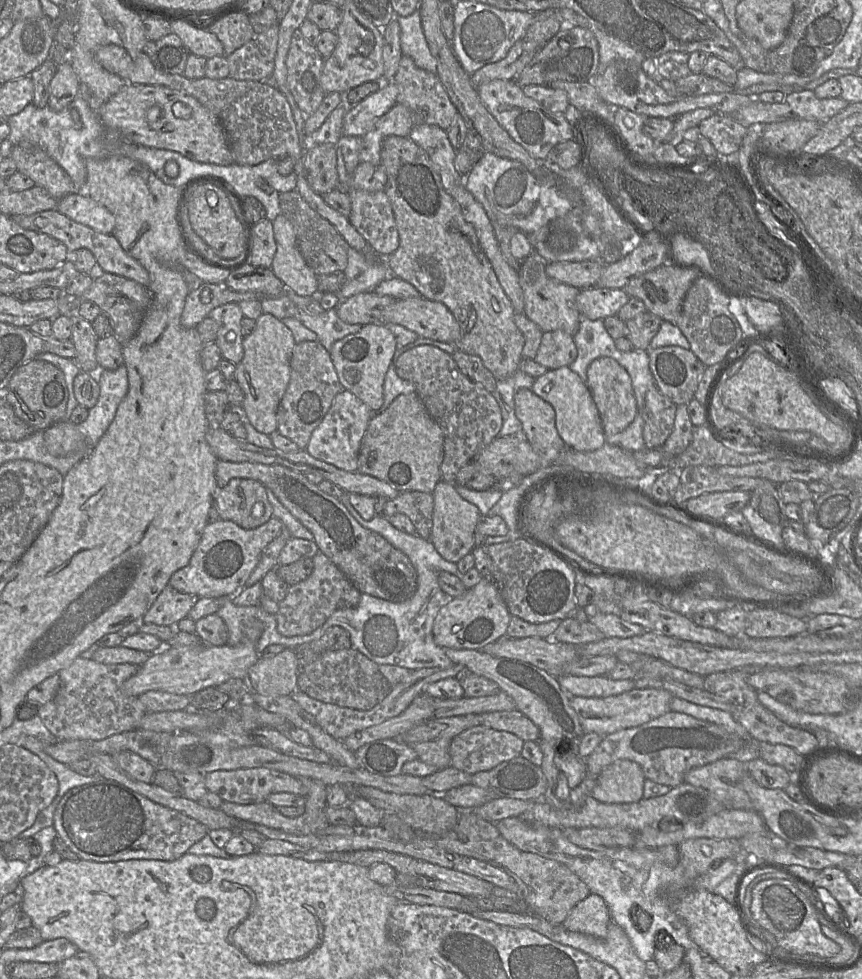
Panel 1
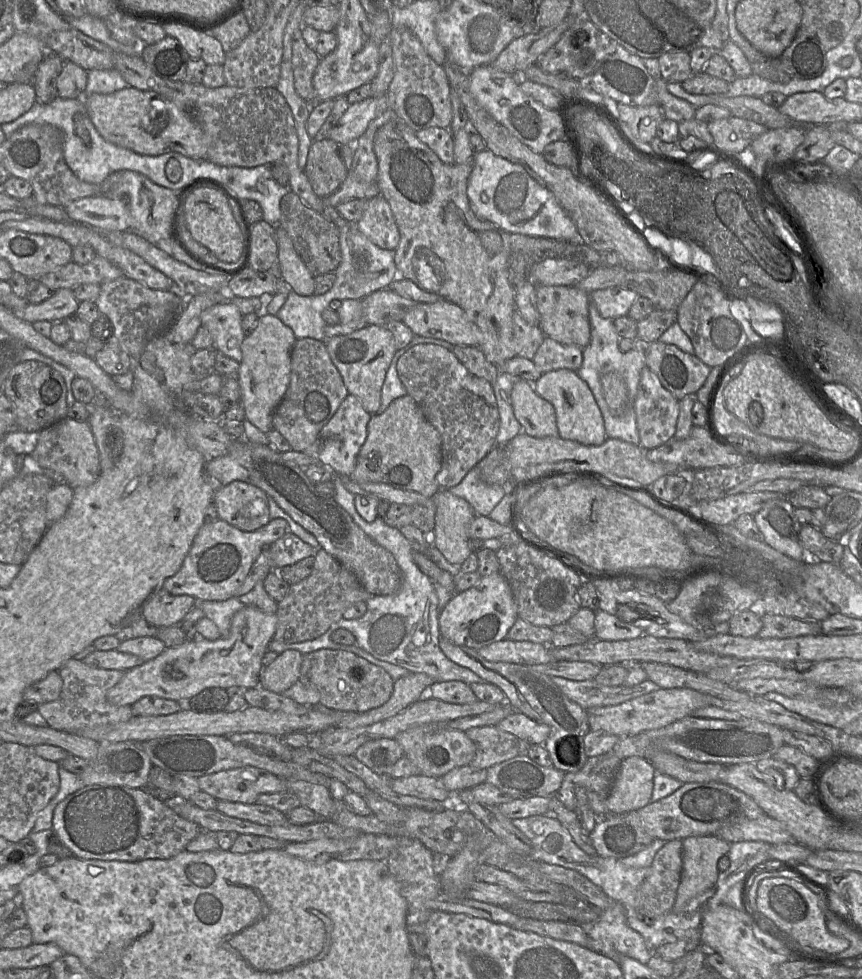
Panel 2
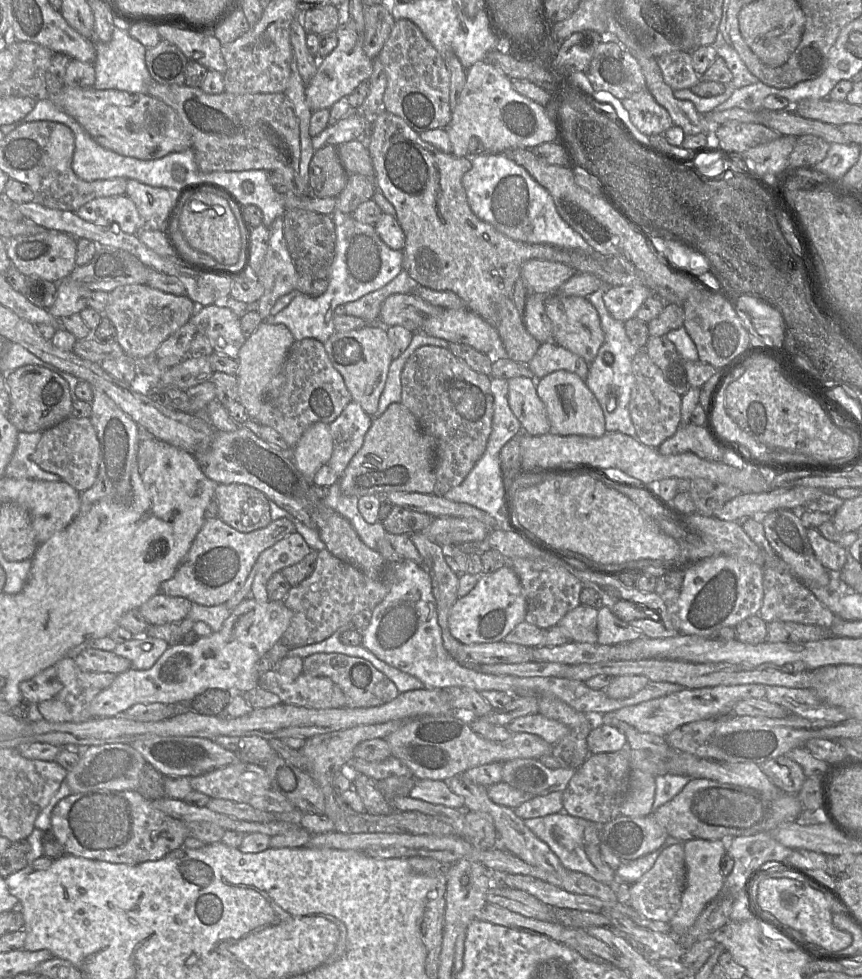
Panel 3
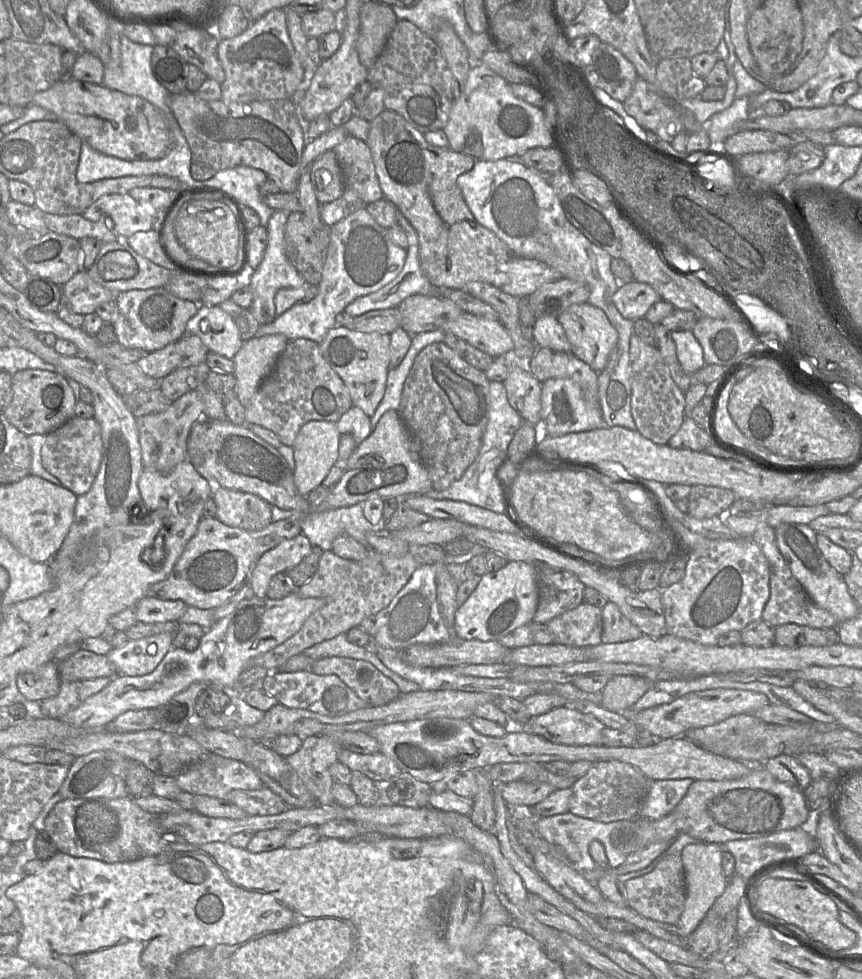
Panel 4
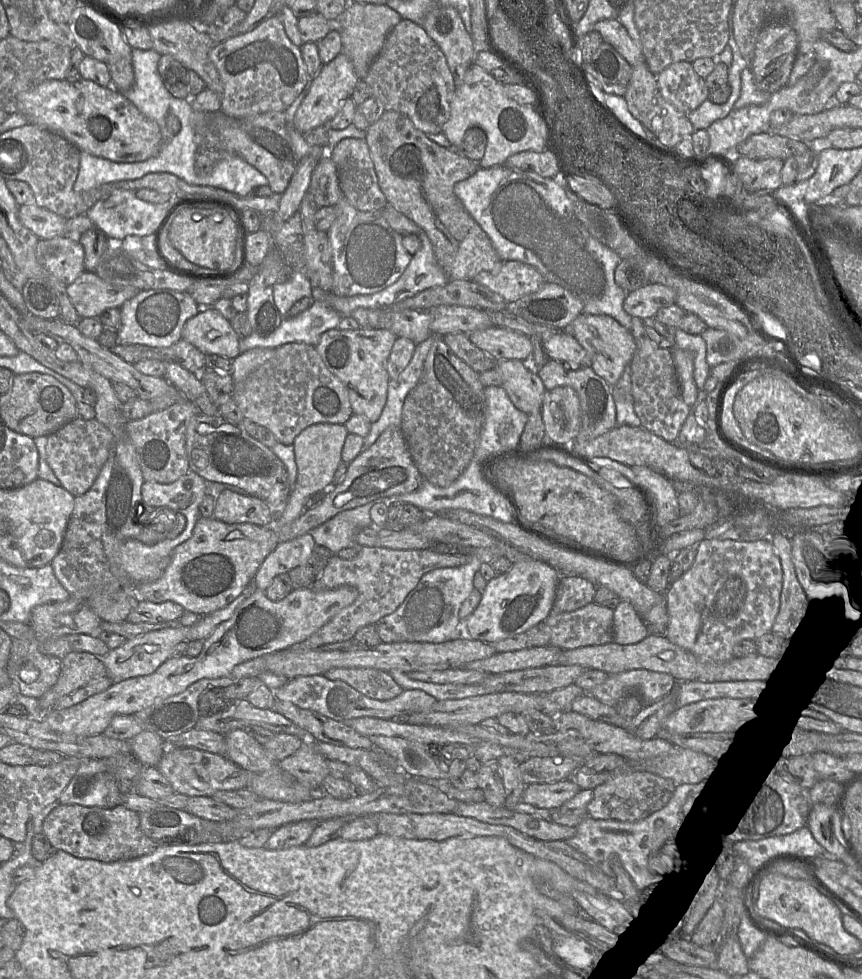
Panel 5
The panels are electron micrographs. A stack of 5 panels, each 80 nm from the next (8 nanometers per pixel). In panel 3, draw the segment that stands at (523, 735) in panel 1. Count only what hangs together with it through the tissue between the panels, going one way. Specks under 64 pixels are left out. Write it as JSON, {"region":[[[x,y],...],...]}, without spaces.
{"region":[[[538,713],[516,718],[507,725],[507,728],[511,733],[537,735],[551,745],[556,744],[568,734],[566,725]]]}

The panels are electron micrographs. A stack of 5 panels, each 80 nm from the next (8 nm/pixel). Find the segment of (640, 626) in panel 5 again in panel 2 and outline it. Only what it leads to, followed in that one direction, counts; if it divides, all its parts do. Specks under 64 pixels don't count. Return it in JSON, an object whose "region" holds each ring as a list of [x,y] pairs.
{"region":[[[602,610],[595,612],[595,638],[605,641],[629,640],[644,635],[641,628]]]}

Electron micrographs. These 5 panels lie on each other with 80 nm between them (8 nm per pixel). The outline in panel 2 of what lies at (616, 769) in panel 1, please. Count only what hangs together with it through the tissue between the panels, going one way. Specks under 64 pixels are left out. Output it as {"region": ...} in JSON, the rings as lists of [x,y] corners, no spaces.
{"region":[[[624,758],[607,799],[609,812],[614,815],[627,815],[648,805],[651,802],[656,773],[645,758]]]}

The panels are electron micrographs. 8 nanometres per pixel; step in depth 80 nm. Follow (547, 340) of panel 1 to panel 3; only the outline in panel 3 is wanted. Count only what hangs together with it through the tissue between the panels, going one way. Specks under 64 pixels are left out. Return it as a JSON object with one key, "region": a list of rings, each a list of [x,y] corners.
{"region":[[[554,341],[541,343],[526,365],[534,379],[540,379],[558,370],[565,370],[585,380],[589,371],[588,362]]]}

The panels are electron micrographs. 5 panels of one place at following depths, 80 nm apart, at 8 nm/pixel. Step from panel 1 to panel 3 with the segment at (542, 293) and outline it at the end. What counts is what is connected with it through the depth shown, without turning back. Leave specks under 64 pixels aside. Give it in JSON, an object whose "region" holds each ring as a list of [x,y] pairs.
{"region":[[[552,293],[544,297],[544,308],[552,324],[552,341],[591,363],[604,341],[604,333],[588,298]]]}

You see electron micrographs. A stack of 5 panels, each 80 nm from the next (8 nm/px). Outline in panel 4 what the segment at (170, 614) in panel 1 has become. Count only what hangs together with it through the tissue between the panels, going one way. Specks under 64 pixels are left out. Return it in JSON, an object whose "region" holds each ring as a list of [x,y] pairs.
{"region":[[[144,597],[135,606],[138,622],[165,623],[179,621],[188,608],[181,600],[162,600],[156,597]]]}

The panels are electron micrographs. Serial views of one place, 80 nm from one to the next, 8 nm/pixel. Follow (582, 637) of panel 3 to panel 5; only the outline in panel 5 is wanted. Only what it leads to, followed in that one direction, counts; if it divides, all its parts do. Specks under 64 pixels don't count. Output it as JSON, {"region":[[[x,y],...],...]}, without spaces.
{"region":[[[594,602],[572,611],[550,613],[543,623],[551,632],[550,644],[562,650],[613,641],[613,609]]]}

